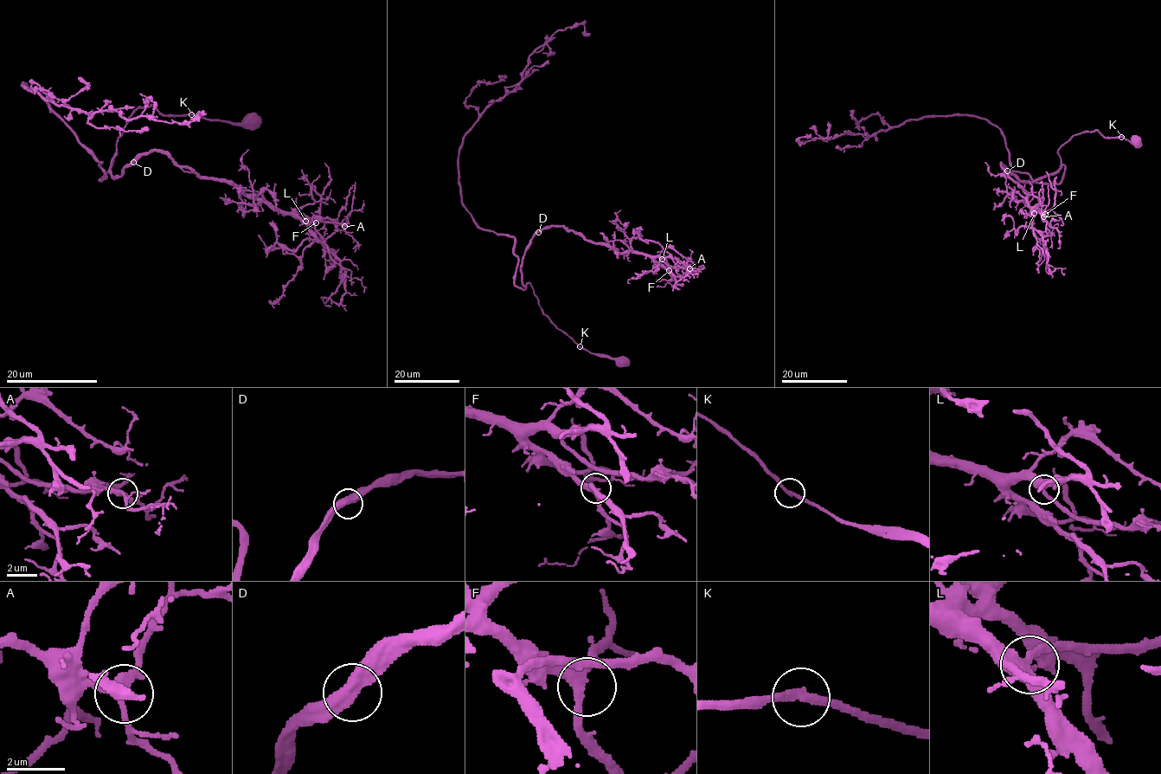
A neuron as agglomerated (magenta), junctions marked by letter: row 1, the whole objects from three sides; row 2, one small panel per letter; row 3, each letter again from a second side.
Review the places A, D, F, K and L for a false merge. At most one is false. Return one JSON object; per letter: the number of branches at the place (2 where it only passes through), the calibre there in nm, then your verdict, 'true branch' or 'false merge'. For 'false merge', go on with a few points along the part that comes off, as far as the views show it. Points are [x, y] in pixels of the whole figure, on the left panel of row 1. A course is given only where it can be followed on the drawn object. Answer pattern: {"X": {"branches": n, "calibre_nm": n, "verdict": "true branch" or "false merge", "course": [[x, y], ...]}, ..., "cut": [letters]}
{"A": {"branches": 3, "calibre_nm": 300, "verdict": "true branch"}, "D": {"branches": 2, "calibre_nm": 480, "verdict": "true branch"}, "F": {"branches": 3, "calibre_nm": 280, "verdict": "true branch"}, "K": {"branches": 2, "calibre_nm": 280, "verdict": "true branch"}, "L": {"branches": 3, "calibre_nm": 360, "verdict": "true branch"}, "cut": []}

